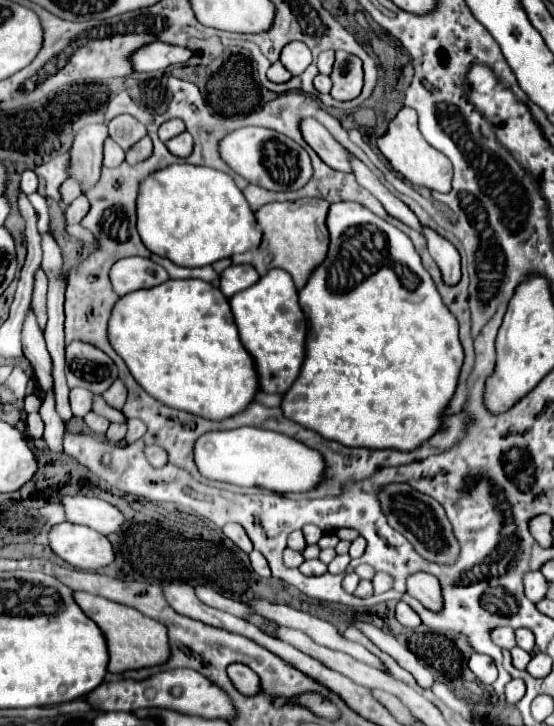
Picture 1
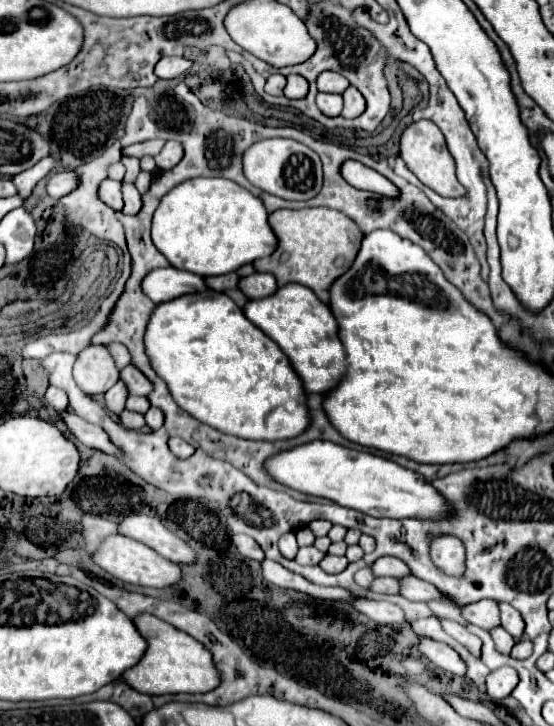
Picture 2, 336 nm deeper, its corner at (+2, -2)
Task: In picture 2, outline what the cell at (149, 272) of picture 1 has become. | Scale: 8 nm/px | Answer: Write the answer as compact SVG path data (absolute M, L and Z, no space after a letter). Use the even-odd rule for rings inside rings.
M173 266L157 268L157 270L149 272L141 286L143 286L145 294L157 304L169 302L169 300L185 296L185 294L195 294L195 292L207 290L207 284L201 276L191 274L187 270L173 268Z

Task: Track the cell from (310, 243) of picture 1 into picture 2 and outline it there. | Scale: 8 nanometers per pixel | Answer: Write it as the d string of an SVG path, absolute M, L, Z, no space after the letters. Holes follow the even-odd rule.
M303 208L303 210L275 210L273 214L269 214L269 224L279 238L279 248L275 250L273 256L259 260L255 270L273 274L277 278L279 286L285 286L291 282L303 284L303 286L311 288L317 294L317 298L321 298L321 302L327 304L331 284L351 268L351 264L359 252L359 246L361 246L363 232L357 228L355 220L351 220L345 214L331 210L331 208Z

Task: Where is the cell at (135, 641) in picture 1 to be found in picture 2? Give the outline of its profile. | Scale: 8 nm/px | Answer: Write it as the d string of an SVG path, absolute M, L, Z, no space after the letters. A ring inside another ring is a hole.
M141 614L135 618L135 626L139 628L141 636L147 640L149 648L141 662L137 662L133 668L129 668L123 678L129 686L133 686L137 692L145 692L149 696L159 696L159 694L205 694L215 690L221 684L221 674L217 666L213 664L213 656L209 650L197 642L193 636L173 628L171 624L151 616L151 614Z

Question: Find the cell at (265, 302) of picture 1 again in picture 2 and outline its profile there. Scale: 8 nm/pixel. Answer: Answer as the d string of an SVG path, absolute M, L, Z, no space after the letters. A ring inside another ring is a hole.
M289 284L267 298L249 300L243 312L253 324L257 324L271 340L279 344L279 348L291 360L295 372L301 376L303 386L309 394L331 392L333 386L337 386L343 380L347 370L347 354L339 340L337 320L331 308L323 304L313 294L313 290L309 290L307 286Z

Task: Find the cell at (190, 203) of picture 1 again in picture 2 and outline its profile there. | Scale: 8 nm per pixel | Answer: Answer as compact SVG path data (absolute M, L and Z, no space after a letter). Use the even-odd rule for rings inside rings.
M191 178L175 186L159 204L153 216L151 236L155 246L163 252L175 268L187 268L197 276L221 276L239 270L259 258L267 258L277 248L277 236L267 222L267 210L263 202L247 188L225 178Z

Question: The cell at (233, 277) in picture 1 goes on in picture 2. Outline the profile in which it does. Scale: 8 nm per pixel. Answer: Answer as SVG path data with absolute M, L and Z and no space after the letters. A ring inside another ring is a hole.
M251 274L247 278L241 278L239 282L239 290L247 296L247 298L267 298L269 294L273 294L277 290L277 282L273 278L273 274Z

